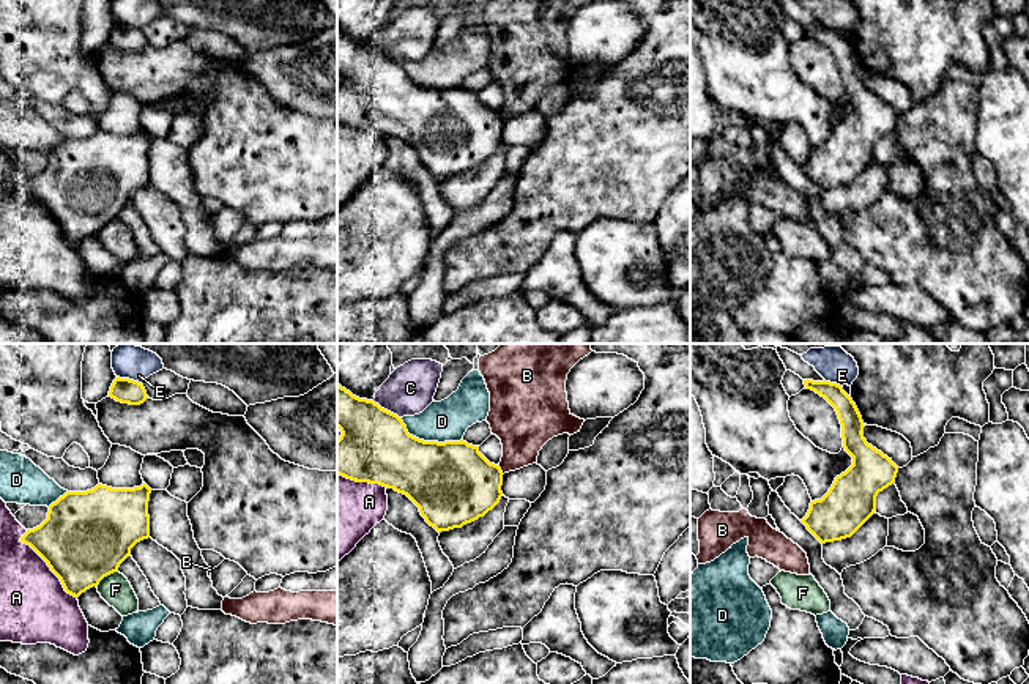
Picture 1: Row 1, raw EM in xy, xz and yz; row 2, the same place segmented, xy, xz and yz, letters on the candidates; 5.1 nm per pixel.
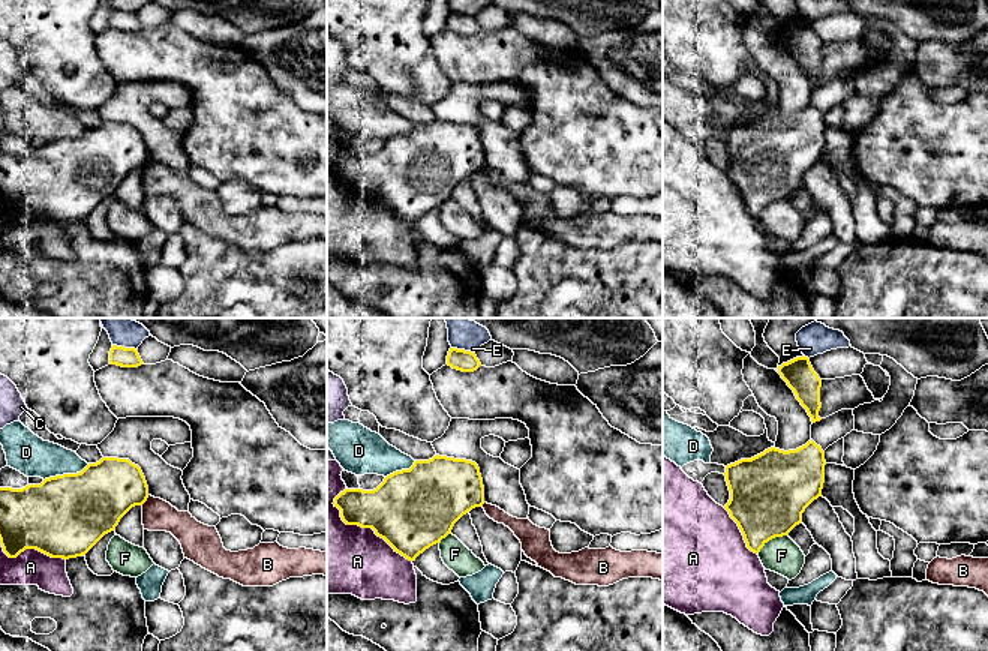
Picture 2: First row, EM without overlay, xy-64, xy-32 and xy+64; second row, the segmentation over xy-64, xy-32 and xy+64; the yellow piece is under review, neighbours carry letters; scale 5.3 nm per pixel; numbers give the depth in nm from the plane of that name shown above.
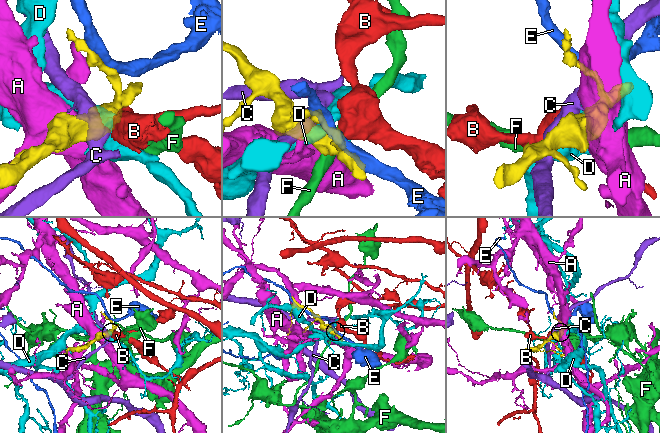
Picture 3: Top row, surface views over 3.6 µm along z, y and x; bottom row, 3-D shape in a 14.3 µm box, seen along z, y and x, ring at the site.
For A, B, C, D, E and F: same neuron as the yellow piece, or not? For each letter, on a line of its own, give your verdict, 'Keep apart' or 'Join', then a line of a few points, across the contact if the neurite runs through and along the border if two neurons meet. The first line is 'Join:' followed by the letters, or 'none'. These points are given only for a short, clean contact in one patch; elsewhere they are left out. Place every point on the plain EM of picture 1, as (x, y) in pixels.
Join: none
A: Keep apart
B: Keep apart. Line: xz (498, 112), (503, 120)
C: Keep apart
D: Keep apart
E: Keep apart
F: Keep apart. Line: xy (117, 218), (106, 223), (96, 234)

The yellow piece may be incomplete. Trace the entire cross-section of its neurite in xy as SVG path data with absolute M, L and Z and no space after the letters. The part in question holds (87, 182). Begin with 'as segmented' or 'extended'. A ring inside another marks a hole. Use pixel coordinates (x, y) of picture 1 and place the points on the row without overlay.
as segmented; M98 131L87 139L66 139L49 153L47 165L27 177L20 189L30 192L60 225L65 238L79 244L87 236L118 219L131 195L150 184L148 148L151 136L147 131L134 136L112 136Z

